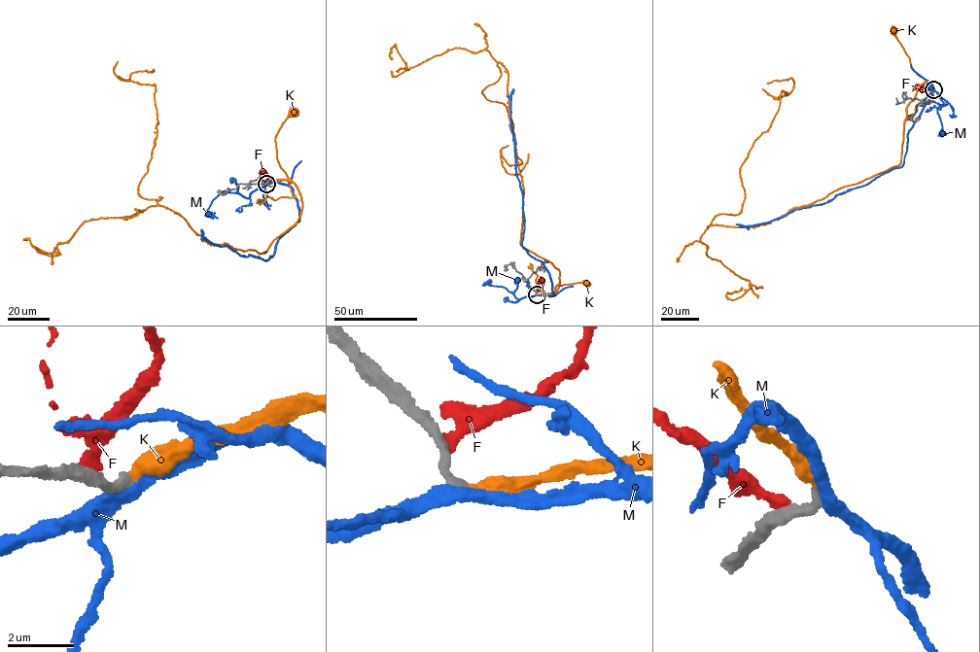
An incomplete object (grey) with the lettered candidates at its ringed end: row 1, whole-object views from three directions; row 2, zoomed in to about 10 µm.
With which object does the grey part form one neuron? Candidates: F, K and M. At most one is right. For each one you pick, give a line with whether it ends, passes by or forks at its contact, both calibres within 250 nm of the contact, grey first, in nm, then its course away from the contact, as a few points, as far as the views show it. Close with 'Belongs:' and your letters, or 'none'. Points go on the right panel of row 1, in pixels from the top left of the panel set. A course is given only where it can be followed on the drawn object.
K: it ends; calibres 320 and 460 nm; course (933, 89), (911, 67), (909, 57), (892, 30)
Belongs: K

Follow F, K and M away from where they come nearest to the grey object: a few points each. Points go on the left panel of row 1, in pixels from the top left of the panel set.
F: (264, 184), (268, 175), (264, 171), (261, 174)
K: (266, 184), (290, 180), (277, 158), (275, 139), (283, 122), (294, 112)
M: (265, 185), (287, 185), (299, 211), (298, 221), (267, 259), (212, 243), (201, 229)

